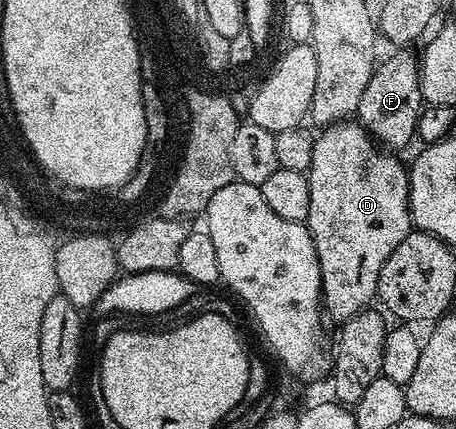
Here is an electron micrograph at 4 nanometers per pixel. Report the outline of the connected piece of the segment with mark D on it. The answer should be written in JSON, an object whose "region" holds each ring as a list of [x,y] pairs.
{"region":[[[342,121],[340,123],[330,123],[324,128],[322,135],[318,134],[315,138],[315,154],[311,157],[311,165],[308,169],[309,188],[311,189],[311,213],[307,220],[307,226],[313,244],[315,245],[315,253],[319,257],[319,269],[321,270],[321,301],[323,311],[326,316],[329,315],[336,321],[344,321],[351,318],[352,315],[358,315],[360,311],[366,310],[370,306],[369,302],[377,299],[377,282],[379,281],[379,273],[383,269],[383,265],[387,261],[387,257],[391,257],[391,253],[395,249],[395,245],[399,245],[399,241],[403,241],[403,237],[407,237],[411,230],[411,220],[409,218],[409,172],[406,164],[400,163],[396,159],[396,154],[386,153],[375,142],[372,135],[356,121]]]}

